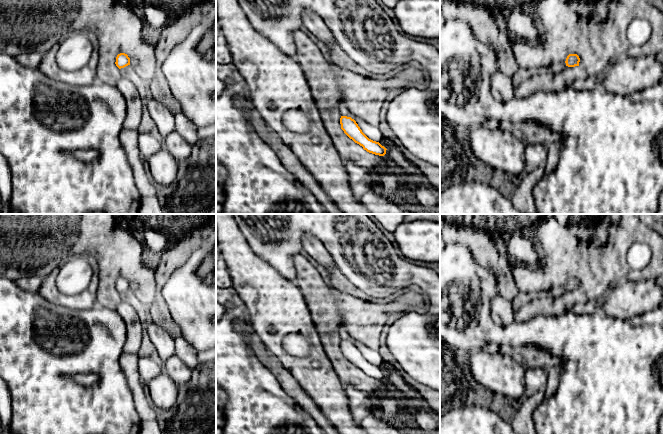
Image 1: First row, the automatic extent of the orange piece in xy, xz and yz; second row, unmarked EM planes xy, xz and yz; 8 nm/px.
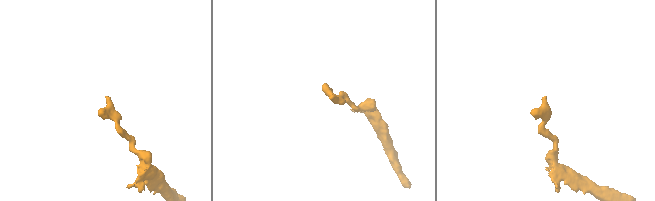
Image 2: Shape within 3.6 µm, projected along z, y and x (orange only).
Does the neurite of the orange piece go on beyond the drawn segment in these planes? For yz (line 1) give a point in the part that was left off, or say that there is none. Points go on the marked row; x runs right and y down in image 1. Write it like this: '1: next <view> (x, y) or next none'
1: next none

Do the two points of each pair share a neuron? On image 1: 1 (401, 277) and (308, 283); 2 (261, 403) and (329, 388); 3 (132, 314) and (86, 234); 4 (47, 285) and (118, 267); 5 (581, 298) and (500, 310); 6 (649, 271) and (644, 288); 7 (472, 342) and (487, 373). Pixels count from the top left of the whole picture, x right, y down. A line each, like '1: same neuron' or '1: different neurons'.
1: different neurons
2: different neurons
3: same neuron
4: different neurons
5: different neurons
6: different neurons
7: different neurons

